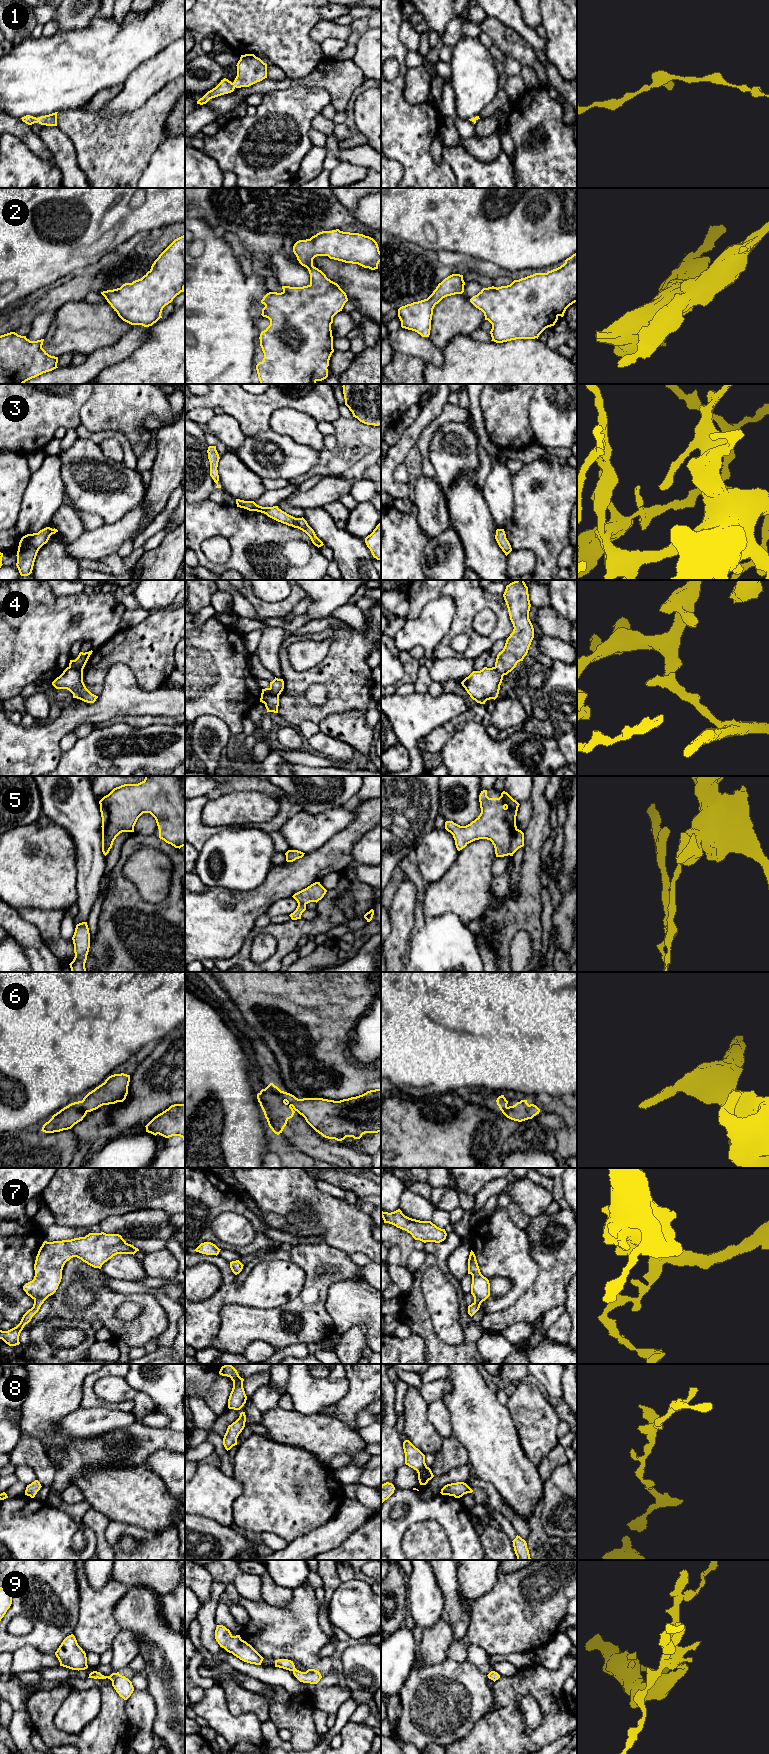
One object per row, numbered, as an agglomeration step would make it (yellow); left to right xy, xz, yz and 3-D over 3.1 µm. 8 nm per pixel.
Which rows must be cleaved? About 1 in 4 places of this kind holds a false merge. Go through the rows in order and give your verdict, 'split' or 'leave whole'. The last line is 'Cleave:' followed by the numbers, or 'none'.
1: leave whole
2: leave whole
3: leave whole
4: split
5: split
6: split
7: leave whole
8: leave whole
9: leave whole
Cleave: 4, 5, 6

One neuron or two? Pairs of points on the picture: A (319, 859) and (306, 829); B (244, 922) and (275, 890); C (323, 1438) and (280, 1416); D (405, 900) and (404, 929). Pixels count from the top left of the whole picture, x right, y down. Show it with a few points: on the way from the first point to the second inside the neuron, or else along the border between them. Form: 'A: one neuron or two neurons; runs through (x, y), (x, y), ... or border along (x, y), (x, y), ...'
A: two neurons; border along (333, 835), (319, 847), (305, 853)
B: one neuron; runs through (249, 914), (267, 896)
C: one neuron; runs through (312, 1433), (291, 1427)
D: one neuron; runs through (404, 907), (404, 922)

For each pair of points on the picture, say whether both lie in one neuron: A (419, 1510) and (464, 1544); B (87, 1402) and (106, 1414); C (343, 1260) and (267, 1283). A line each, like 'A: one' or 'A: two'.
A: one
B: two
C: two

